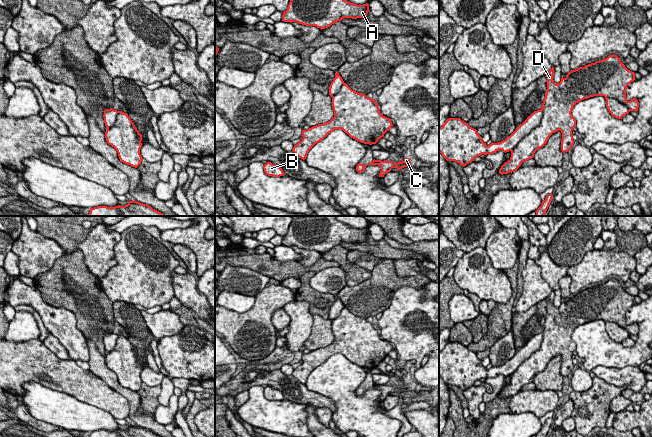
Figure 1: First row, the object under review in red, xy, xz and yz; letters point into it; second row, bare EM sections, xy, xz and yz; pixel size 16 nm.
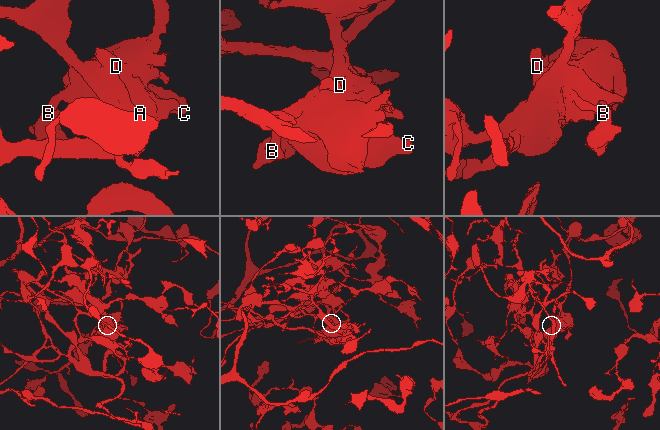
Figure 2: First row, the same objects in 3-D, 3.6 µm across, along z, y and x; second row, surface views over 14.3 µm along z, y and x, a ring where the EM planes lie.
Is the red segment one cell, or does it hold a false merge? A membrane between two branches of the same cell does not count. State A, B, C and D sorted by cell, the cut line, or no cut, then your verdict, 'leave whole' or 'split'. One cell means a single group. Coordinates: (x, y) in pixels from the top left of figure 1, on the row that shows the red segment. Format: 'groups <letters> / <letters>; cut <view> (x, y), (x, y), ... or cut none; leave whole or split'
groups A / B C D; cut yz (542, 107), (540, 122), (510, 150); split

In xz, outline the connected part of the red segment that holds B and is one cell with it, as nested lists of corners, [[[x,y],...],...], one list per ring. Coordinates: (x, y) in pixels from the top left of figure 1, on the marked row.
[[[267,162],[266,164],[264,164],[263,169],[265,174],[268,176],[272,176],[272,177],[284,176],[284,172],[282,168],[272,164],[271,162]]]

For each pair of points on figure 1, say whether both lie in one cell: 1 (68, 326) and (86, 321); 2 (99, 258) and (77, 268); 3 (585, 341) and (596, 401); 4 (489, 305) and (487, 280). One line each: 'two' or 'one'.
1: two
2: two
3: two
4: two

